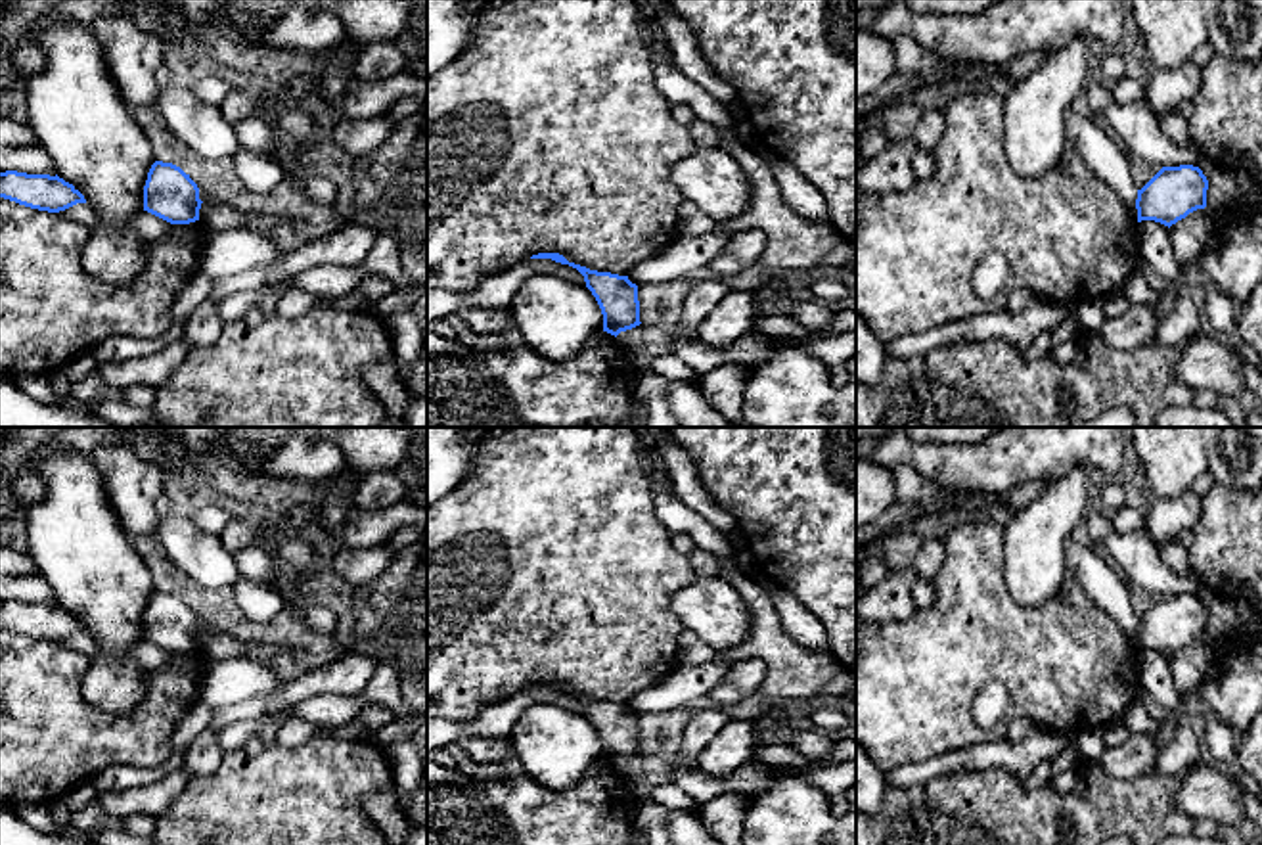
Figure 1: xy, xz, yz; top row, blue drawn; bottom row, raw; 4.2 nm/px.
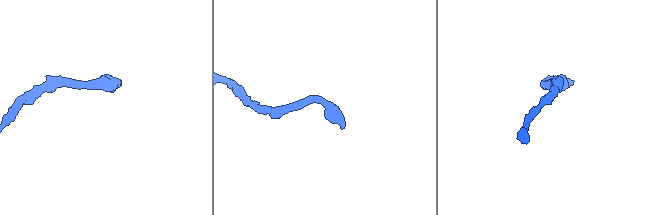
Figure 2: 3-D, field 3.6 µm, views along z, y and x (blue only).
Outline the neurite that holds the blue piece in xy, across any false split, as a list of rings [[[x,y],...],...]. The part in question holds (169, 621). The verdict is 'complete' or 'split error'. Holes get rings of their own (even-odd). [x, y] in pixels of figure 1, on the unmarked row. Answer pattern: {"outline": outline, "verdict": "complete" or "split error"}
{"outline": [[[155,590],[144,615],[144,640],[170,651],[199,650],[199,617],[180,596]]], "verdict": "complete"}

